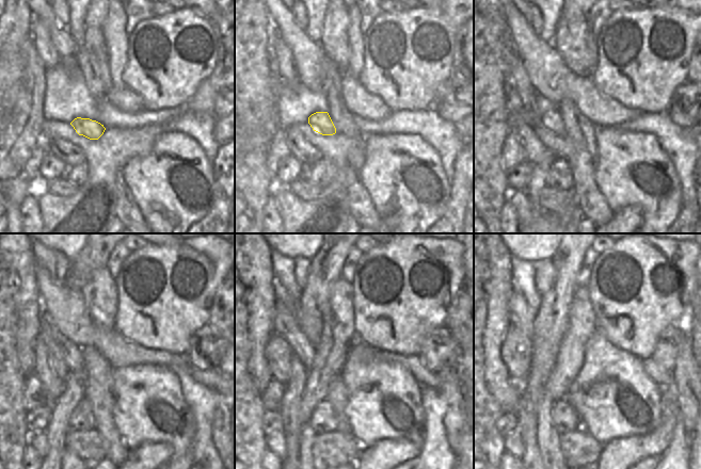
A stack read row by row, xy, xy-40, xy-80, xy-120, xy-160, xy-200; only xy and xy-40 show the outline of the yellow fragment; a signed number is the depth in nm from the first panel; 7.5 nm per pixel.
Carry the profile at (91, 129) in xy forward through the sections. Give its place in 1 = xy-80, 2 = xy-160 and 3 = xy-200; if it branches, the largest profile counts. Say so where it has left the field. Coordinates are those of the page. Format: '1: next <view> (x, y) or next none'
1: next xy-80 (552, 118)
2: next xy-160 (285, 324)
3: next xy-200 (521, 317)

